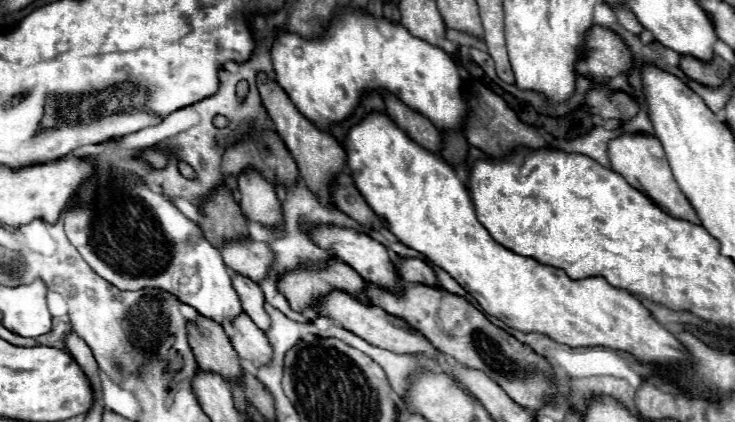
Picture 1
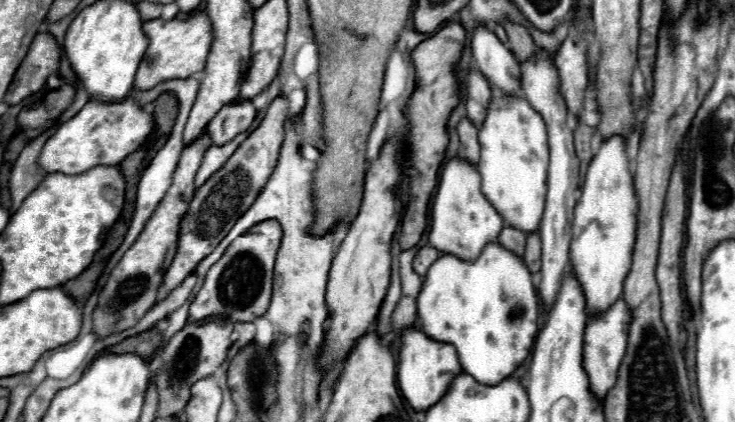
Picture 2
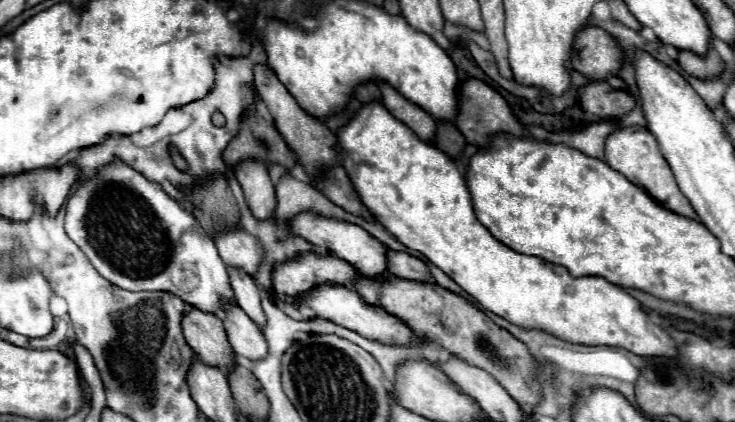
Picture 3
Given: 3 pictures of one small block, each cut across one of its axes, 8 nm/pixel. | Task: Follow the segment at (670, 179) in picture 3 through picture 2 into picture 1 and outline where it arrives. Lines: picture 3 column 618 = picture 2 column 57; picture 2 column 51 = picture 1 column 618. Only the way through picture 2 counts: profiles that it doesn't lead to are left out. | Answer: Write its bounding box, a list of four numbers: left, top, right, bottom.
[608,132,700,224]

